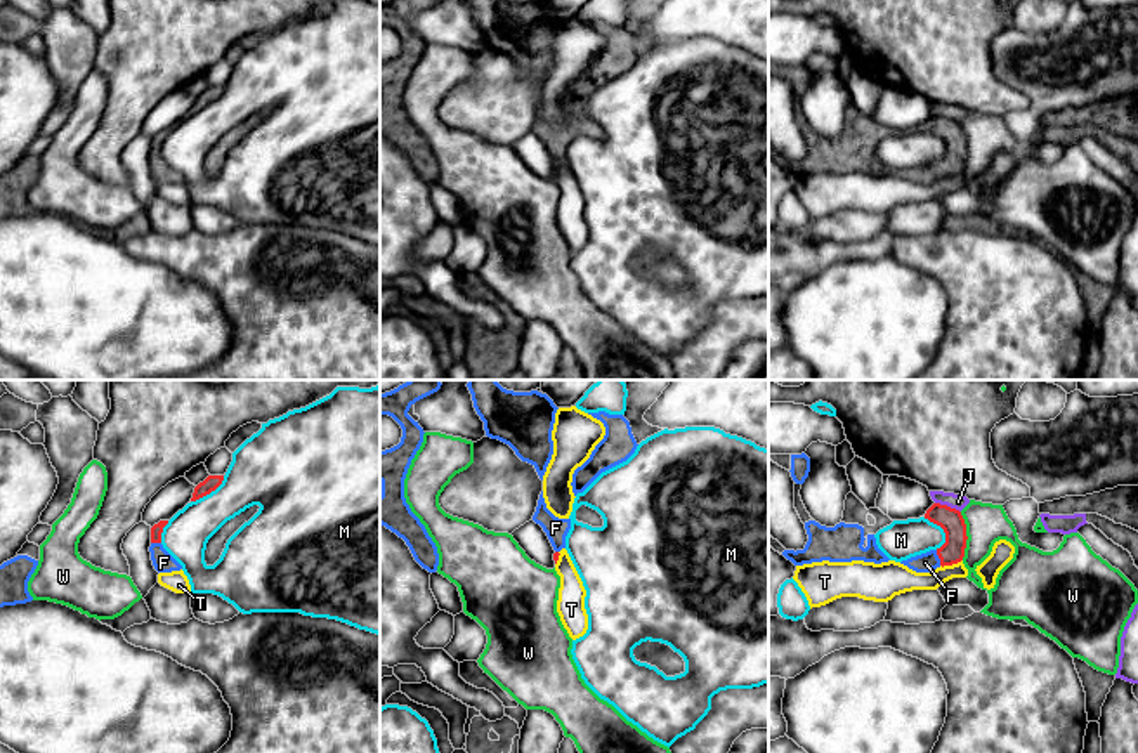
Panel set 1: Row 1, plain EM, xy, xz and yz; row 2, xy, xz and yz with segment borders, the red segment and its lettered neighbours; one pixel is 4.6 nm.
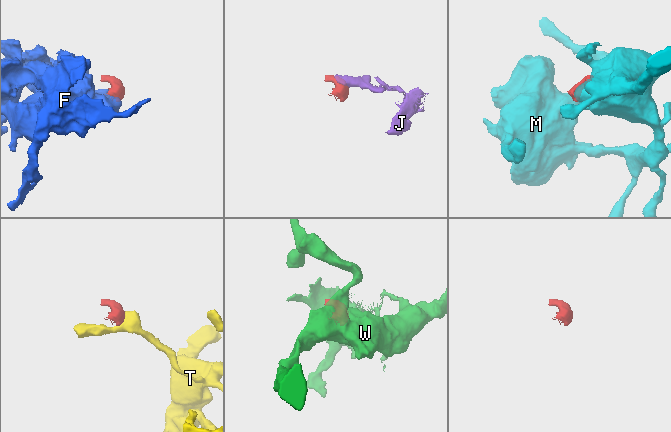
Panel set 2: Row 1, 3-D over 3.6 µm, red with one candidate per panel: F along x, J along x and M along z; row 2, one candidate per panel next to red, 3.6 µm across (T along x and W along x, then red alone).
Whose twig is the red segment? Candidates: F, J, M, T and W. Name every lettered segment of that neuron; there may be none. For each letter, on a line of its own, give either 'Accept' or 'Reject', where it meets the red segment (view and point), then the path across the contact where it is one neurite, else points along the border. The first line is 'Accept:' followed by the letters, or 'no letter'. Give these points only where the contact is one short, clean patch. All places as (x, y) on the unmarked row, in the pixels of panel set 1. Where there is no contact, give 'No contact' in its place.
Accept: F
F: Accept. Touches red at yz (939, 169). Path across: yz (949, 130), (951, 157), (939, 169), (925, 174)
J: Reject. Touches red at yz (946, 117). Boundary: yz (935, 113), (954, 118), (960, 124)
M: Reject. Touches red at yz (942, 139)
T: Reject. Touches red at yz (951, 176). Boundary: yz (961, 170), (941, 177)
W: Reject. Touches red at yz (967, 148). Boundary: yz (960, 124), (967, 148), (963, 170)

